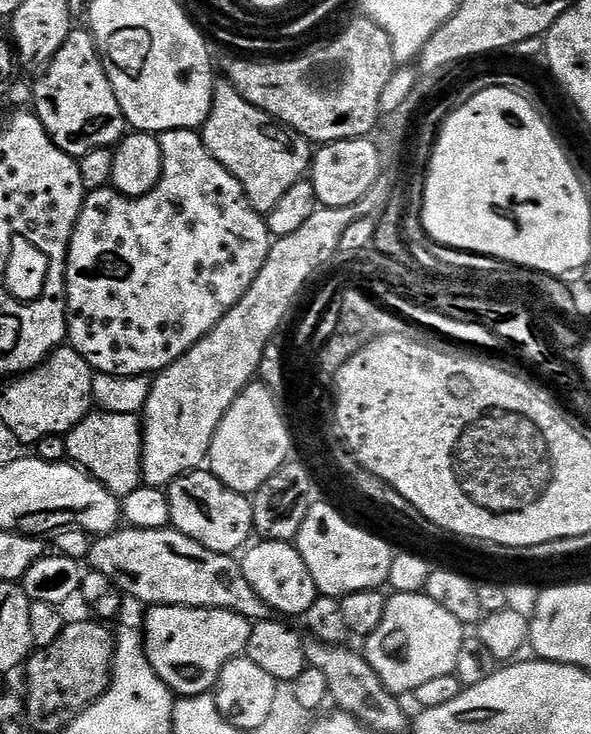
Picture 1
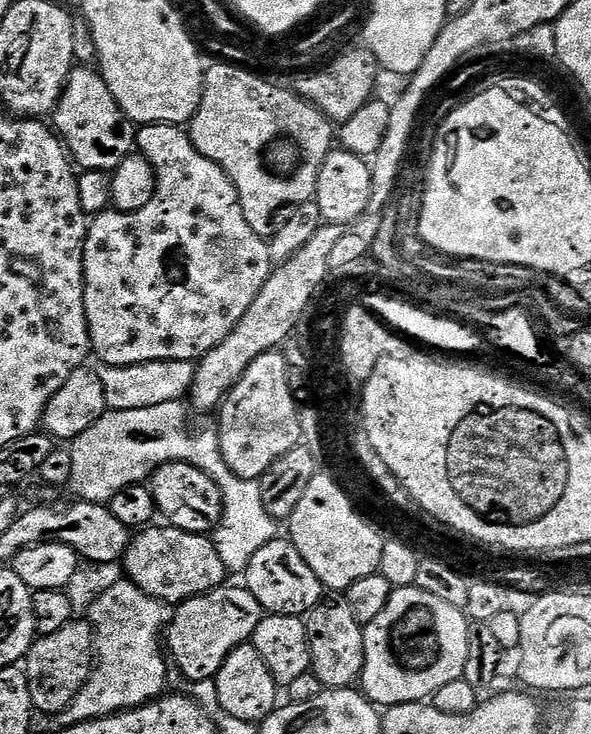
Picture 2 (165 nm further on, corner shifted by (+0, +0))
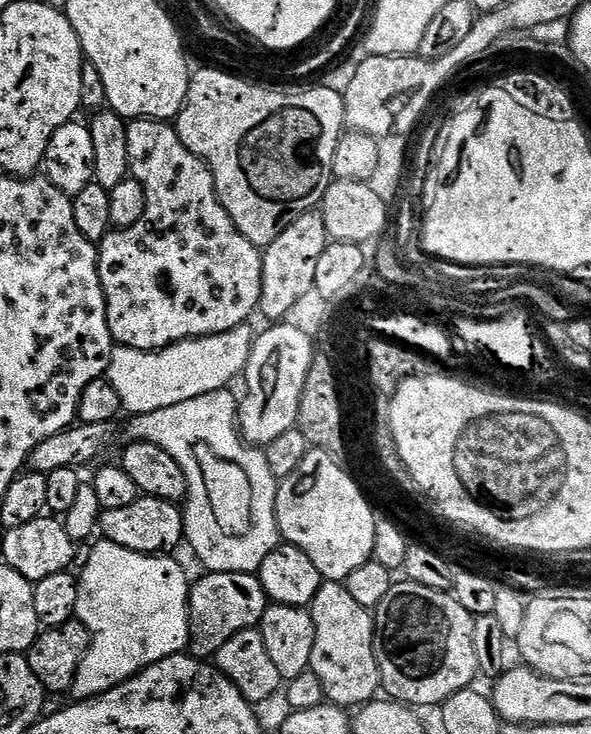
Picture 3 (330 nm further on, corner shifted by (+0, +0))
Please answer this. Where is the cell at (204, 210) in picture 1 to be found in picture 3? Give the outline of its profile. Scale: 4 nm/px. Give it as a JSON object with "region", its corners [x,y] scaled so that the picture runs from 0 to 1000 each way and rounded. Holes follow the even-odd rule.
{"region":[[[227,163],[217,169],[217,226],[222,244],[232,245],[247,259],[250,279],[247,292],[227,308],[184,315],[183,320],[166,334],[169,350],[169,383],[179,406],[179,428],[191,465],[198,470],[242,480],[269,480],[274,474],[286,474],[291,469],[306,469],[310,463],[332,463],[337,458],[360,458],[386,452],[391,447],[404,447],[425,425],[431,426],[440,418],[440,402],[443,401],[443,357],[447,350],[442,339],[431,338],[418,324],[396,308],[389,292],[376,281],[376,275],[365,263],[365,249],[355,233],[343,221],[301,188],[296,173],[289,168],[274,163]]]}

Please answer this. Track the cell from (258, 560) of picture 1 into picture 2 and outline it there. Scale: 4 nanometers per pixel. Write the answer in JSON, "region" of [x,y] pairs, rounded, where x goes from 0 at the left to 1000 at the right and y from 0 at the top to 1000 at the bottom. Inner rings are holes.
{"region":[[[469,733],[450,738],[450,744],[443,744],[443,749],[430,755],[430,760],[423,760],[423,771],[409,782],[409,796],[423,804],[423,809],[430,809],[430,815],[437,815],[448,835],[509,842],[519,841],[523,831],[552,807],[538,782],[531,782],[531,777],[518,771],[518,760],[504,755],[504,749],[487,733]]]}

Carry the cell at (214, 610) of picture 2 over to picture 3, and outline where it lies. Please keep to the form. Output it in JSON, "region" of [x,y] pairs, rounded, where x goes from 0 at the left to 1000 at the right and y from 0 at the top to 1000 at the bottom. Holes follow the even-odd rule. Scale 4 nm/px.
{"region":[[[347,778],[338,792],[323,797],[318,809],[321,831],[323,892],[333,896],[359,896],[396,864],[438,851],[443,837],[455,826],[455,815],[438,783],[425,779],[355,779]]]}

